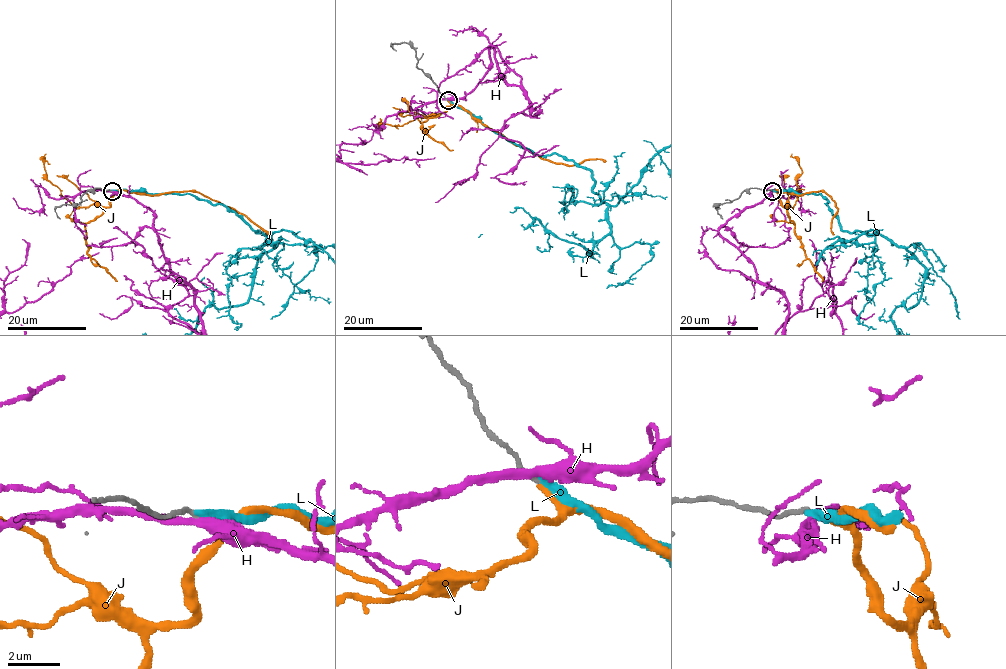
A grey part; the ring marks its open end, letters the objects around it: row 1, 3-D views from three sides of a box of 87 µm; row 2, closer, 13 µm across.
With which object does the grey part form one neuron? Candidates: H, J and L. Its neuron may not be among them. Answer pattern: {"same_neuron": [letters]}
{"same_neuron": ["J"]}

